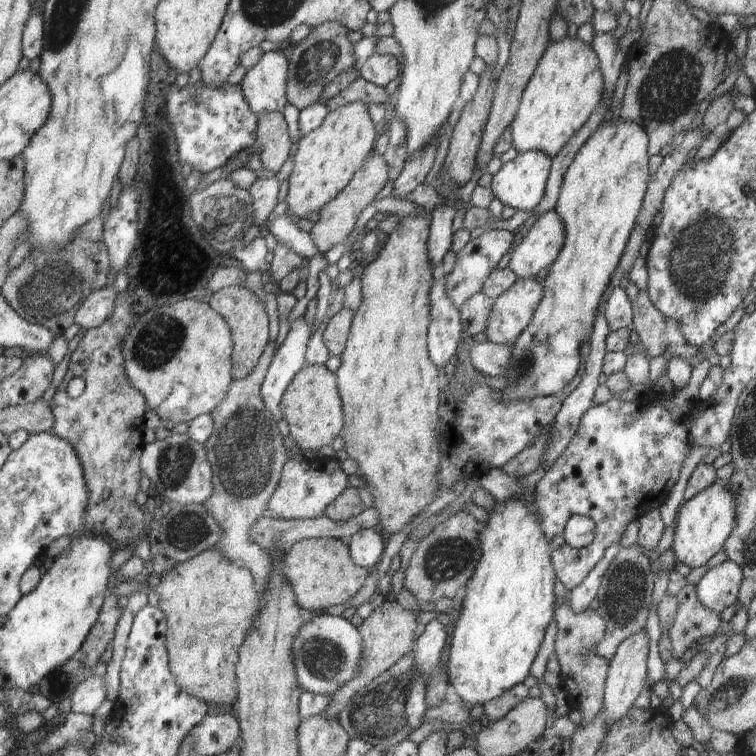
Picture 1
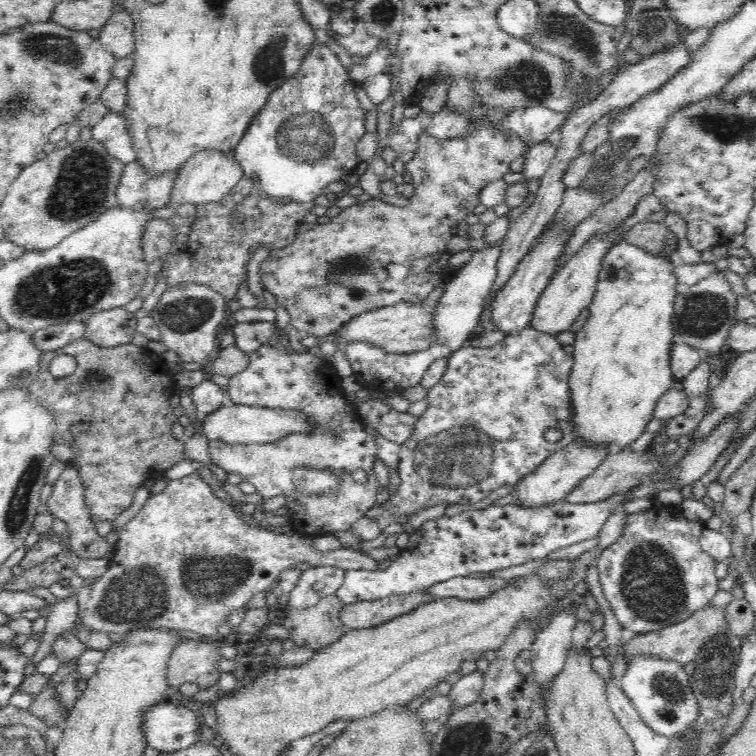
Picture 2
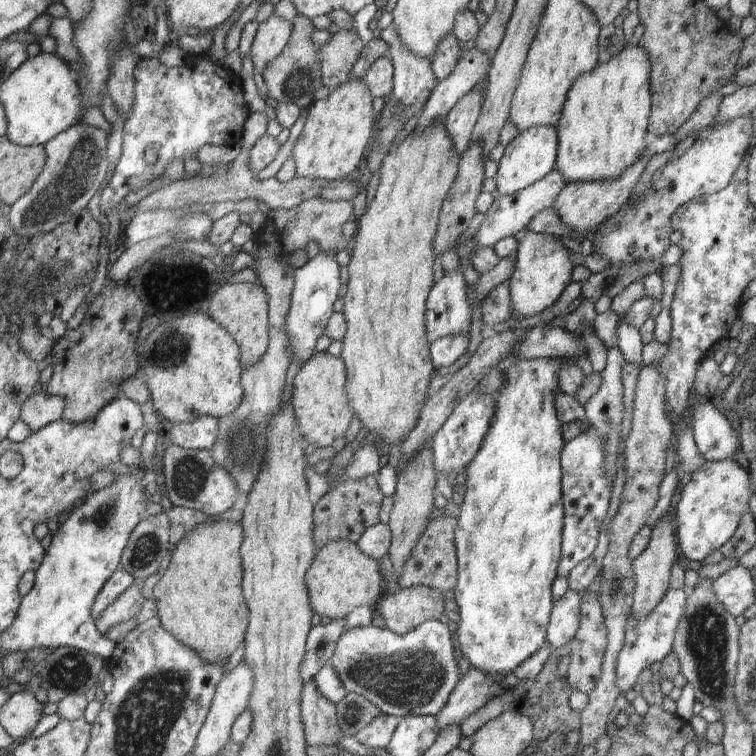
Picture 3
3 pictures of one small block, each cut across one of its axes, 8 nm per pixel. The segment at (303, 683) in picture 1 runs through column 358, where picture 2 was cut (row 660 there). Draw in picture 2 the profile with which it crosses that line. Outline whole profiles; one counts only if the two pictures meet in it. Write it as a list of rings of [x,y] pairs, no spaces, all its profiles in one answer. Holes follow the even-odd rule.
[[[638,654],[632,662],[628,662],[620,687],[632,701],[639,717],[662,736],[684,734],[686,728],[695,724],[700,716],[700,705],[694,698],[687,672],[674,660]]]

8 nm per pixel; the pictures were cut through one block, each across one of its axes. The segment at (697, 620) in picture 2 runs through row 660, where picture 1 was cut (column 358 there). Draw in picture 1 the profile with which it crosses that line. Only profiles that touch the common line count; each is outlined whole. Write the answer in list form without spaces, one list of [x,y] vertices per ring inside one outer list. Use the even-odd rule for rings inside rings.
[[[388,596],[381,606],[378,606],[372,611],[371,615],[364,618],[362,624],[357,628],[363,638],[363,656],[360,671],[356,678],[353,678],[332,695],[331,703],[324,712],[331,719],[337,719],[337,714],[346,709],[356,693],[361,693],[364,687],[368,686],[370,682],[376,680],[388,669],[395,669],[397,662],[412,652],[415,630],[419,624],[416,619],[418,612],[416,607],[417,603],[415,602],[405,608],[391,596]]]

